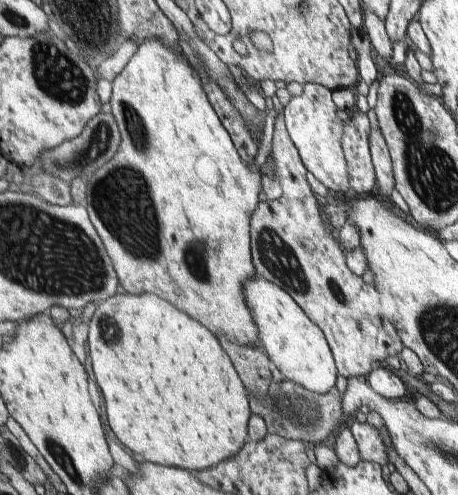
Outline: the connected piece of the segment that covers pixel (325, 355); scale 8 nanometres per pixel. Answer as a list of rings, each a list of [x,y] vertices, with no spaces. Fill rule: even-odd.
[[[256,274],[256,277],[243,282],[243,295],[257,324],[261,348],[282,376],[316,393],[324,394],[335,388],[339,371],[330,343],[323,330],[311,321],[291,294]]]

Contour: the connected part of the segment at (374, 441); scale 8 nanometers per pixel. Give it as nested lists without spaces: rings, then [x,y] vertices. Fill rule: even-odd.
[[[354,422],[350,426],[362,461],[384,466],[387,464],[387,450],[379,432],[368,422]]]

